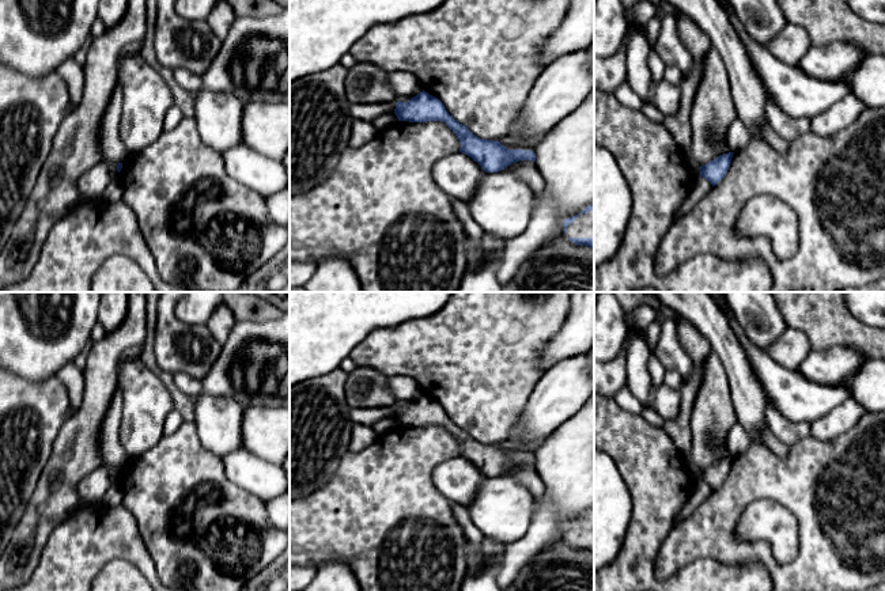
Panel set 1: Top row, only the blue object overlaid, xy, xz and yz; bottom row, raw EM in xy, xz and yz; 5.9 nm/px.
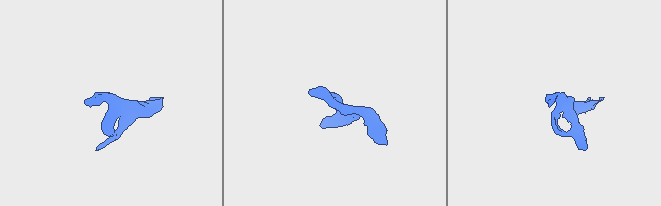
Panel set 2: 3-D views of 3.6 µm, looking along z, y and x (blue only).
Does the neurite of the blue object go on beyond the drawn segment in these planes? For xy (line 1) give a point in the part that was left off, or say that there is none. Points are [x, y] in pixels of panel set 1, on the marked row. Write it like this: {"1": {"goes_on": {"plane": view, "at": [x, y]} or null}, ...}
{"1": {"goes_on": null}}

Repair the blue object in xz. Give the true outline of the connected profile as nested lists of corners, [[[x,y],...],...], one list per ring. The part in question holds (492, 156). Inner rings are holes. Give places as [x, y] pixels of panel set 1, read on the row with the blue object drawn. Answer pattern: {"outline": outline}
{"outline": [[[424,90],[408,102],[397,102],[394,114],[398,121],[427,122],[442,121],[458,137],[459,152],[470,156],[485,173],[498,173],[519,160],[536,162],[536,154],[525,149],[507,149],[499,141],[484,140],[473,135],[465,125],[454,120],[445,105]]]}

